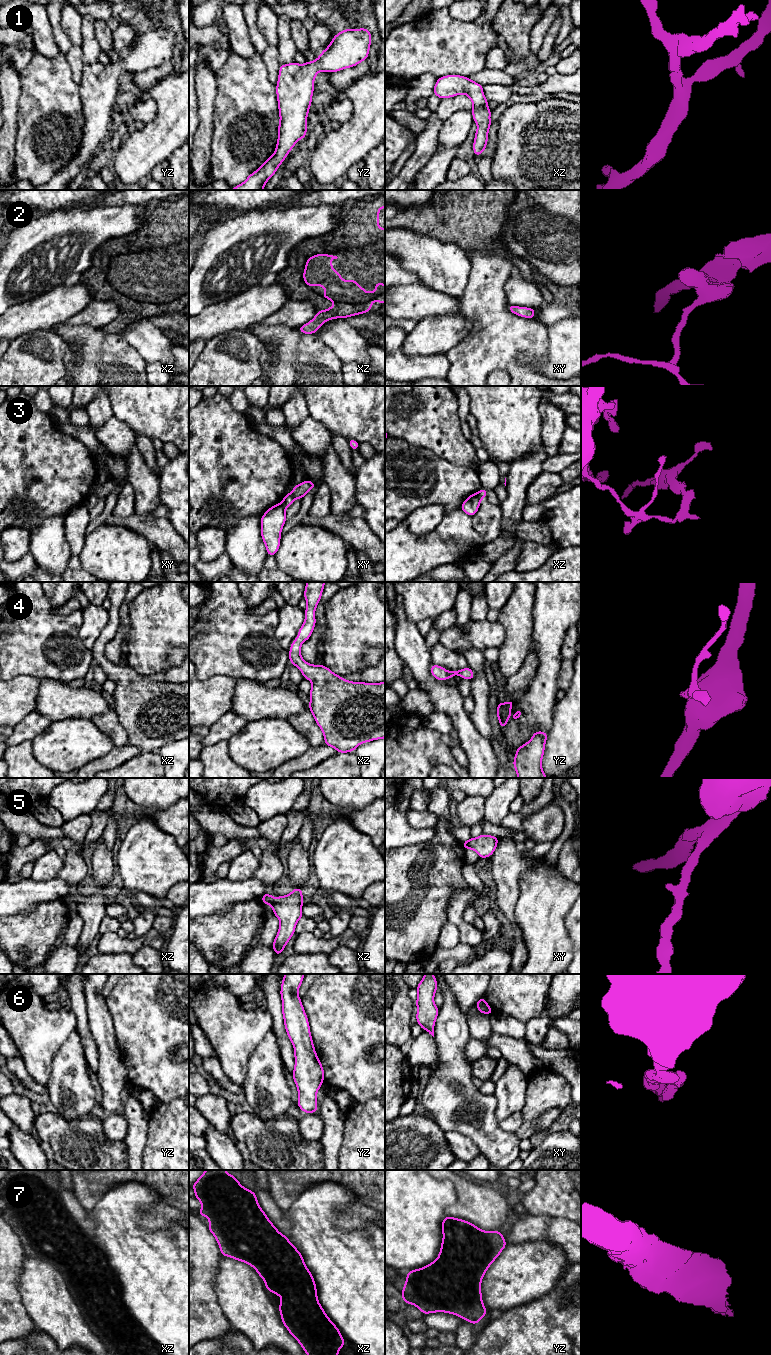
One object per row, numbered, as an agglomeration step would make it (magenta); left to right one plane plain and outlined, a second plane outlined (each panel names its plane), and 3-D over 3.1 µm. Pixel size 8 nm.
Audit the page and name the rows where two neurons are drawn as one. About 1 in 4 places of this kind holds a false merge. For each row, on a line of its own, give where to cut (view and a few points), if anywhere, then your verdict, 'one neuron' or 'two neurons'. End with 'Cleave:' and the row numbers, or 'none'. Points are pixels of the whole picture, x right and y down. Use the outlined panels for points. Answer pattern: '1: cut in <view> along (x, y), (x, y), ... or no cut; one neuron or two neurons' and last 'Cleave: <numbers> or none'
1: no cut; one neuron
2: no cut; one neuron
3: cut in xy along (281, 503), (284, 509); two neurons
4: no cut; one neuron
5: no cut; one neuron
6: no cut; one neuron
7: no cut; one neuron
Cleave: 3

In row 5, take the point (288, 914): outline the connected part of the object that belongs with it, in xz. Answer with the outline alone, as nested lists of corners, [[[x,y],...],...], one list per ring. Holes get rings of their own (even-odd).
[[[294,888],[291,893],[277,898],[264,893],[261,901],[266,905],[270,905],[273,913],[279,919],[280,926],[274,938],[272,948],[275,955],[280,955],[291,937],[295,934],[297,922],[303,917],[302,888]]]

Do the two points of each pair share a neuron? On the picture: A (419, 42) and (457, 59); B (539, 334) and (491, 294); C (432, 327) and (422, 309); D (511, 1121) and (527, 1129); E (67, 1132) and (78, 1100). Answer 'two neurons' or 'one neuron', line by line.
A: one neuron
B: one neuron
C: two neurons
D: two neurons
E: two neurons

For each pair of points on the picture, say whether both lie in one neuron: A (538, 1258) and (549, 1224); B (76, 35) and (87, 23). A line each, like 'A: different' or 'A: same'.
A: different
B: different

